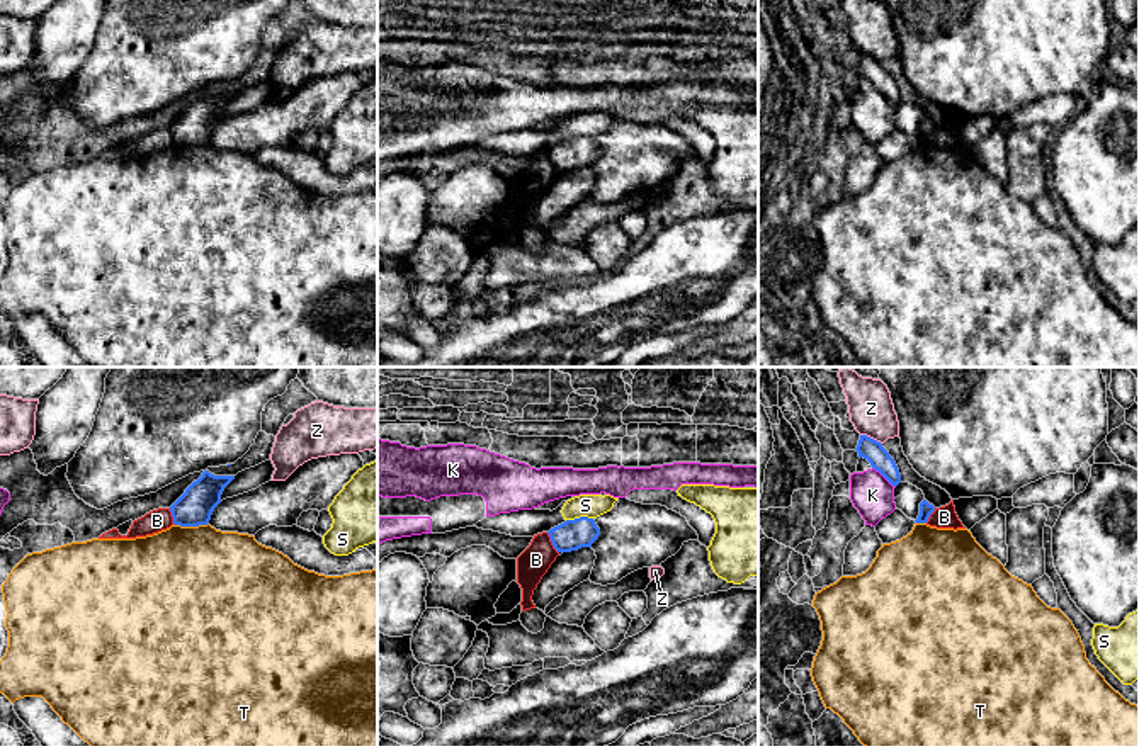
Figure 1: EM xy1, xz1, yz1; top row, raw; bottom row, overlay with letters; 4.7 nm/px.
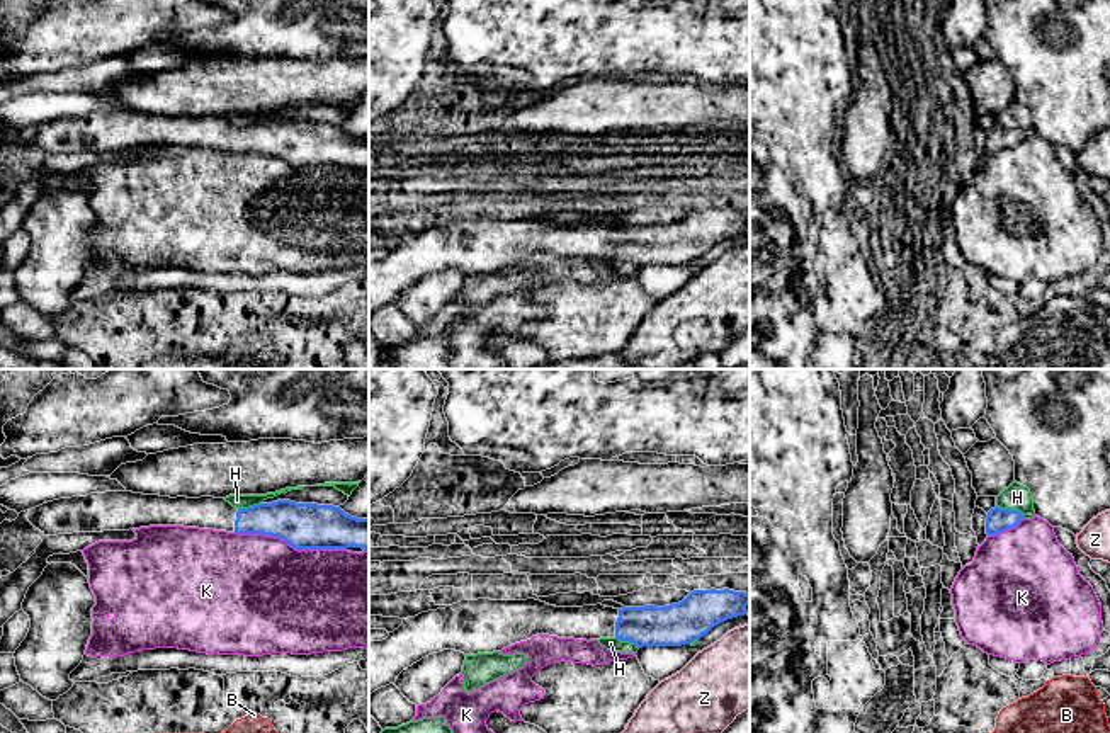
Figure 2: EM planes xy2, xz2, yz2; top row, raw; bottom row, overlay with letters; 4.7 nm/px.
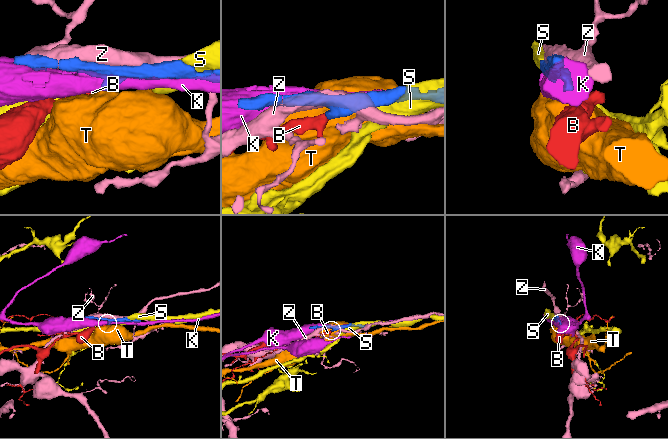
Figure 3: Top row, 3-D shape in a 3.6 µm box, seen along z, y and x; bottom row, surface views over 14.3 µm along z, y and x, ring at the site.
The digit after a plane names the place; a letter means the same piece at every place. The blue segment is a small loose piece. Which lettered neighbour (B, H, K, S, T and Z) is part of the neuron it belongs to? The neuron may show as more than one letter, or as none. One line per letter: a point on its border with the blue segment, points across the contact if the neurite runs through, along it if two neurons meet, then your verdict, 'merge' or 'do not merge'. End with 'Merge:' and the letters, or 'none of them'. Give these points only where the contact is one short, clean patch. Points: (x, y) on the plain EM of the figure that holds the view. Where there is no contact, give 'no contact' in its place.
B: contact xz1 (551, 160); border xz1 (546, 152), (558, 172); do not merge
H: contact yz2 (1012, 130); border yz2 (996, 123), (1017, 128), (1025, 136); do not merge
K: contact xy2 (291, 164); do not merge
S: contact xz1 (580, 136); do not merge
T: contact xy1 (191, 145); border xy1 (208, 141), (175, 145); do not merge
Z: contact yz1 (871, 58); do not merge
Merge: none of them

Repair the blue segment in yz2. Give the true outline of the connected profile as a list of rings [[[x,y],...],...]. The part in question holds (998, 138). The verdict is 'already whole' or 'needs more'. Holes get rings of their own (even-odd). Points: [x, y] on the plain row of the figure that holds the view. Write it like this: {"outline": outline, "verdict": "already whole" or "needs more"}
{"outline": [[[994,126],[988,131],[986,136],[986,153],[996,155],[1000,151],[1005,151],[1008,148],[1017,146],[1023,139],[1023,133],[1020,129],[1006,129],[1001,126]]], "verdict": "already whole"}

